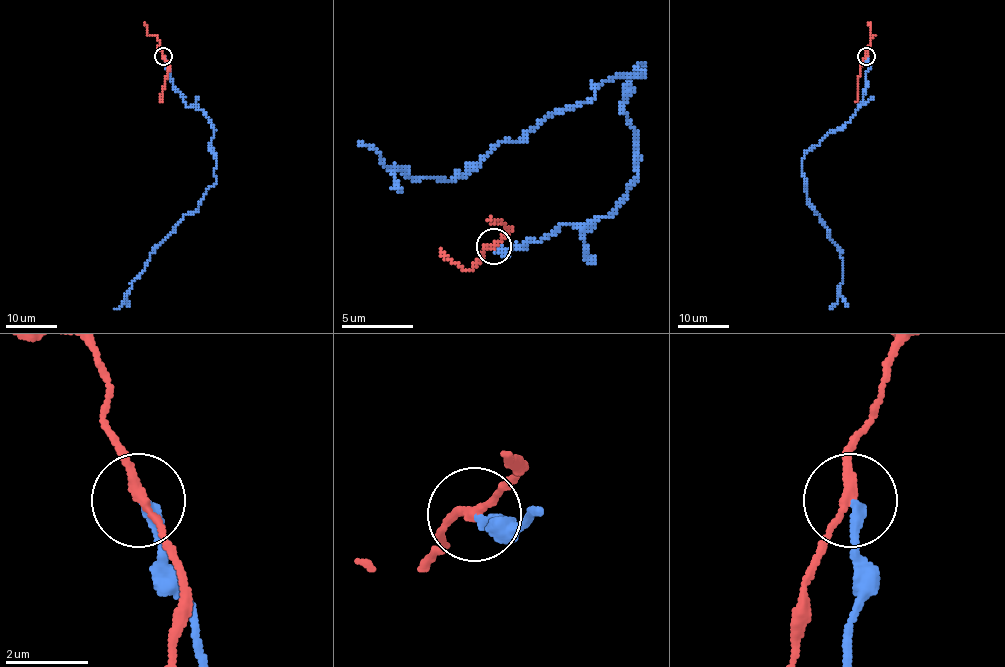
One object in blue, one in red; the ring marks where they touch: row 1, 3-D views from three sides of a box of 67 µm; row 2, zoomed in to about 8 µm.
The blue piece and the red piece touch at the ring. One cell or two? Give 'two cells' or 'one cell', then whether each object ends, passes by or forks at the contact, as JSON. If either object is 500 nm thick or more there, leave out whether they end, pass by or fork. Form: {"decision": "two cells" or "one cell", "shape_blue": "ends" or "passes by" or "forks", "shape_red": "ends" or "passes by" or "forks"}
{"decision": "two cells", "shape_blue": "ends", "shape_red": "passes by"}

